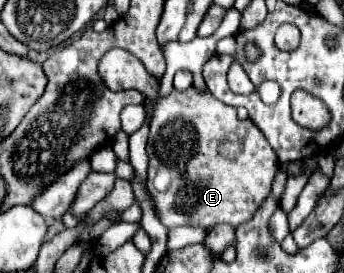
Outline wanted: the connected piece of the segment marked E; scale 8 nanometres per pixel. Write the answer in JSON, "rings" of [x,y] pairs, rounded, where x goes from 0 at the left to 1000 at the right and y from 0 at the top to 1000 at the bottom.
{"rings":[[[555,311],[544,333],[503,326],[485,355],[468,355],[456,370],[433,473],[427,568],[427,685],[462,773],[462,802],[485,839],[520,824],[619,832],[637,817],[695,832],[701,817],[730,810],[765,736],[788,714],[794,656],[811,626],[811,582],[753,465],[741,465],[730,436],[701,443],[683,392],[642,377],[608,326],[584,333],[567,311]]]}

